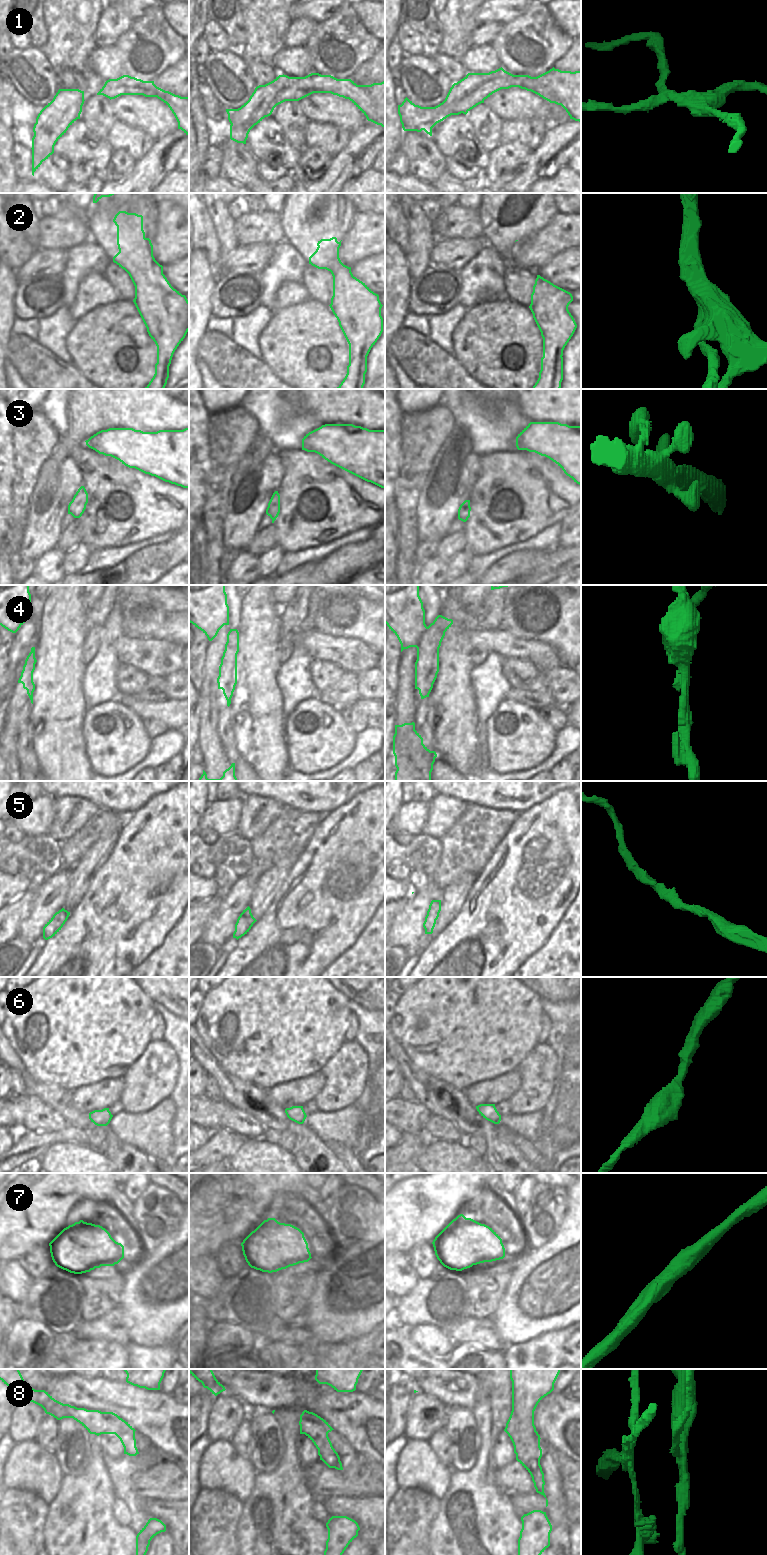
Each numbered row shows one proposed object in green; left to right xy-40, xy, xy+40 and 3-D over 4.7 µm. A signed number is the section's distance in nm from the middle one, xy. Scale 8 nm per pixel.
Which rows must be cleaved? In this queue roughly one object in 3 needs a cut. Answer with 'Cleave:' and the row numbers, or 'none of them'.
Cleave: 1, 2, 4, 8

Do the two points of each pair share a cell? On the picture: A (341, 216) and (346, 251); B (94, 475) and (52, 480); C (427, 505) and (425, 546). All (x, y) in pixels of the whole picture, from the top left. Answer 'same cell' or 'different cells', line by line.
A: different cells
B: different cells
C: different cells

